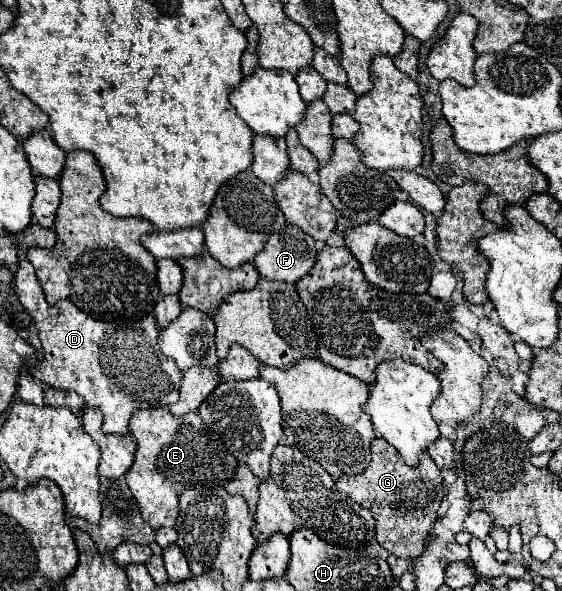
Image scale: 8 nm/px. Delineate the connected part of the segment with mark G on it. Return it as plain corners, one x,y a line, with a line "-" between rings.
383,438
374,439
371,447
373,453
369,453
367,469
353,473
353,477
335,477
335,487
347,493
355,503
371,509
375,517
375,539
383,549
405,559
419,557
429,529
439,519
437,511
445,497
441,471
427,453
421,453
421,463
417,467
409,467

